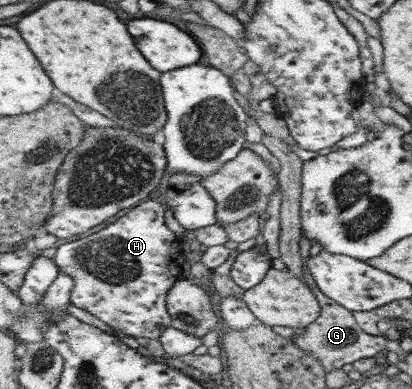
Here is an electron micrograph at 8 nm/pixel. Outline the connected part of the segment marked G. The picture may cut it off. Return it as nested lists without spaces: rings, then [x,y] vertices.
[[[320,289],[316,291],[316,295],[320,295],[320,303],[324,307],[324,315],[320,315],[318,321],[304,328],[305,333],[303,335],[294,335],[291,339],[300,348],[316,356],[324,364],[327,372],[344,367],[346,363],[356,363],[356,361],[366,359],[366,357],[376,357],[380,351],[388,349],[389,340],[385,335],[369,335],[359,326],[354,312],[340,305],[336,300],[324,295],[324,292]]]

